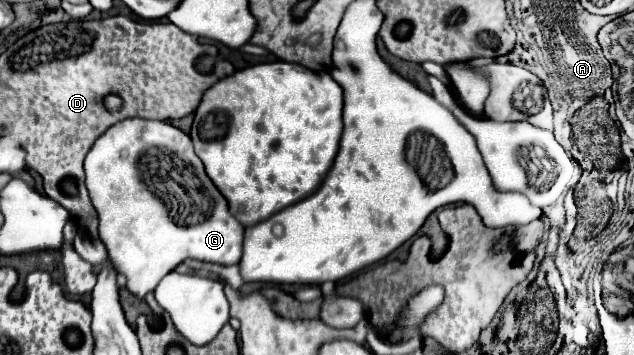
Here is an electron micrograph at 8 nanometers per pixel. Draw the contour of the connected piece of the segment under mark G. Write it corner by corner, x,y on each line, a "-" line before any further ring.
126,118
126,120
120,120
116,122
114,126
110,126
92,146
92,150
88,152
86,156
86,162
84,162
84,170
86,170
86,188
90,192
90,200
98,212
98,218
100,218
100,240
104,242
106,250
108,250
108,256
110,260
114,262
114,268
116,272
124,274
128,278
128,284
126,288
138,296
138,298
144,298
148,292
152,292
158,282
168,274
172,272
178,264
182,264
184,260
188,258
194,258
194,260
202,260
202,262
216,262
216,264
238,264
240,262
240,256
242,256
242,240
244,240
244,226
230,214
228,210
228,202
226,198
218,192
218,188
212,184
212,180
206,176
204,172
204,166
200,162
200,158
196,156
194,148
192,148
192,140
188,134
184,134
180,128
168,124
168,122
160,122
160,120
144,120
144,118

